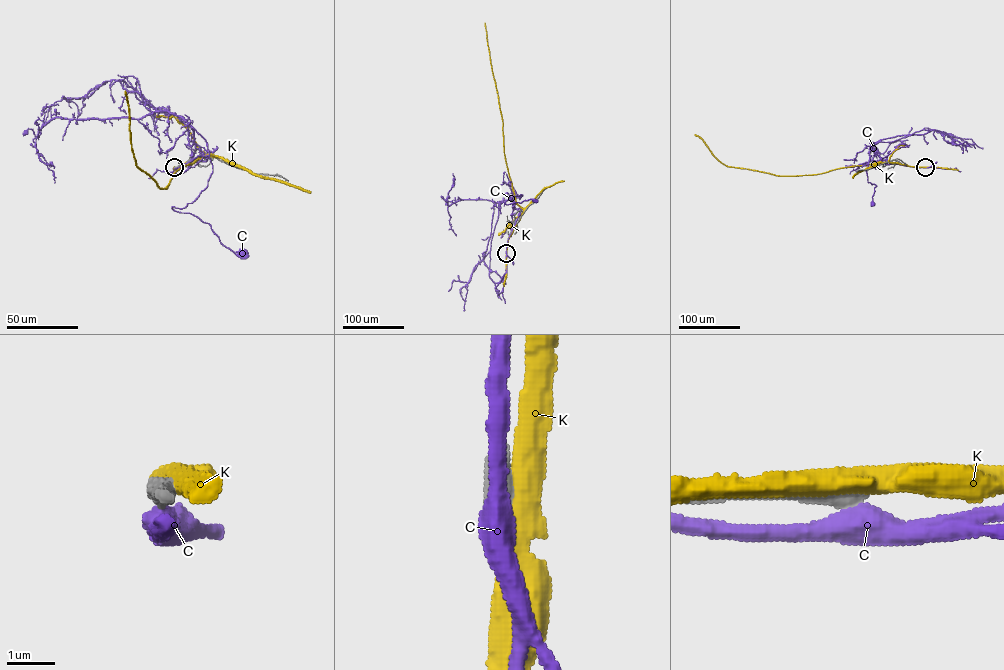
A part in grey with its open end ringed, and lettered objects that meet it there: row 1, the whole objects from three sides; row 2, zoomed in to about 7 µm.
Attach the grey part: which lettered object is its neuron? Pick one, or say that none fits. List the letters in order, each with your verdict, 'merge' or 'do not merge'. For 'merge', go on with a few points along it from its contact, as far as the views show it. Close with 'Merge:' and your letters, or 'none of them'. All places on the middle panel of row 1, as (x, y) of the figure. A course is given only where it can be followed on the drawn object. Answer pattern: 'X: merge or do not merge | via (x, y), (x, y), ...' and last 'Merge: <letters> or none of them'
C: do not merge
K: do not merge
Merge: none of them

